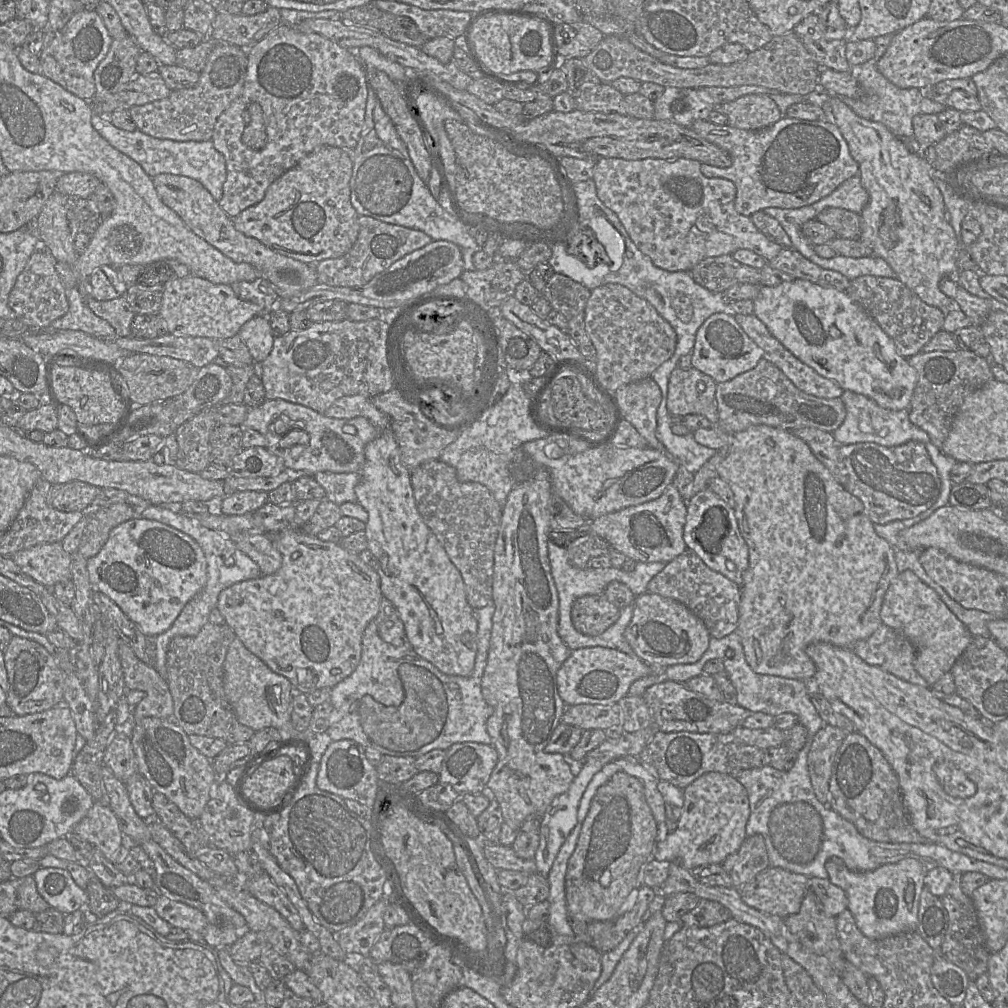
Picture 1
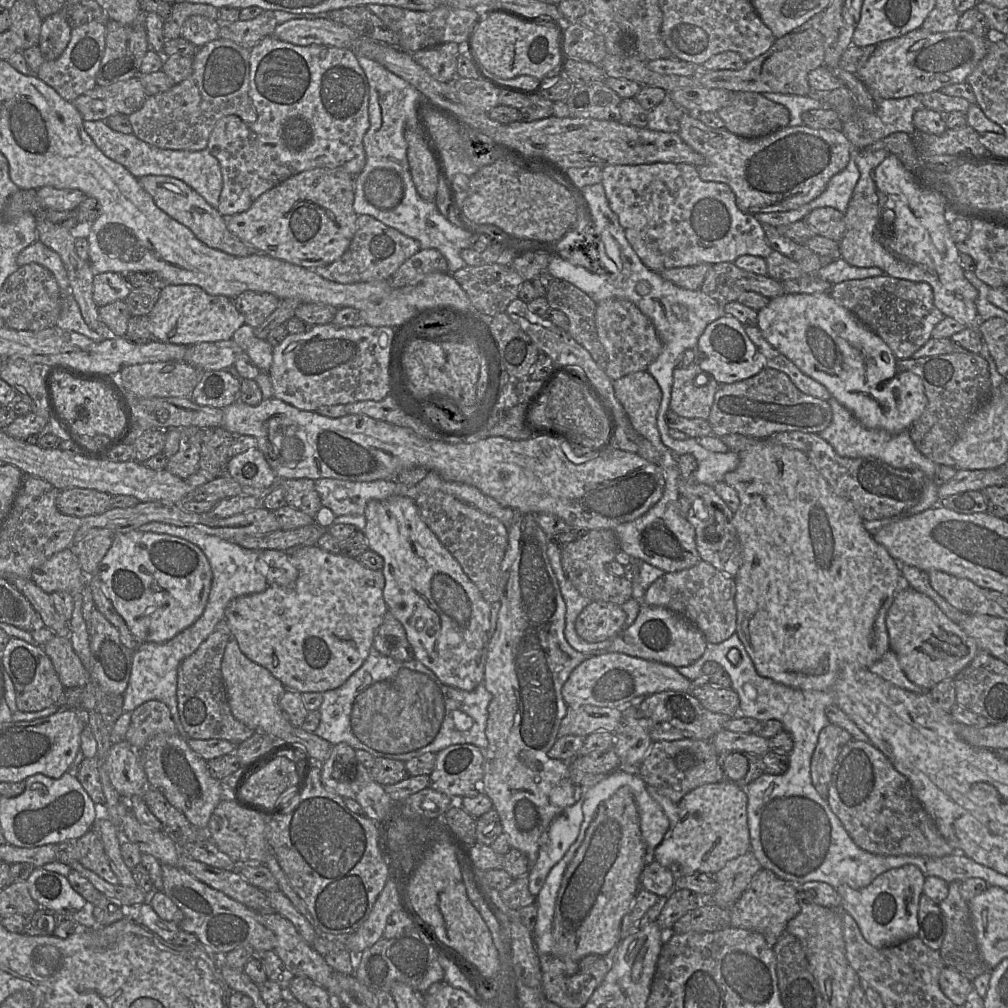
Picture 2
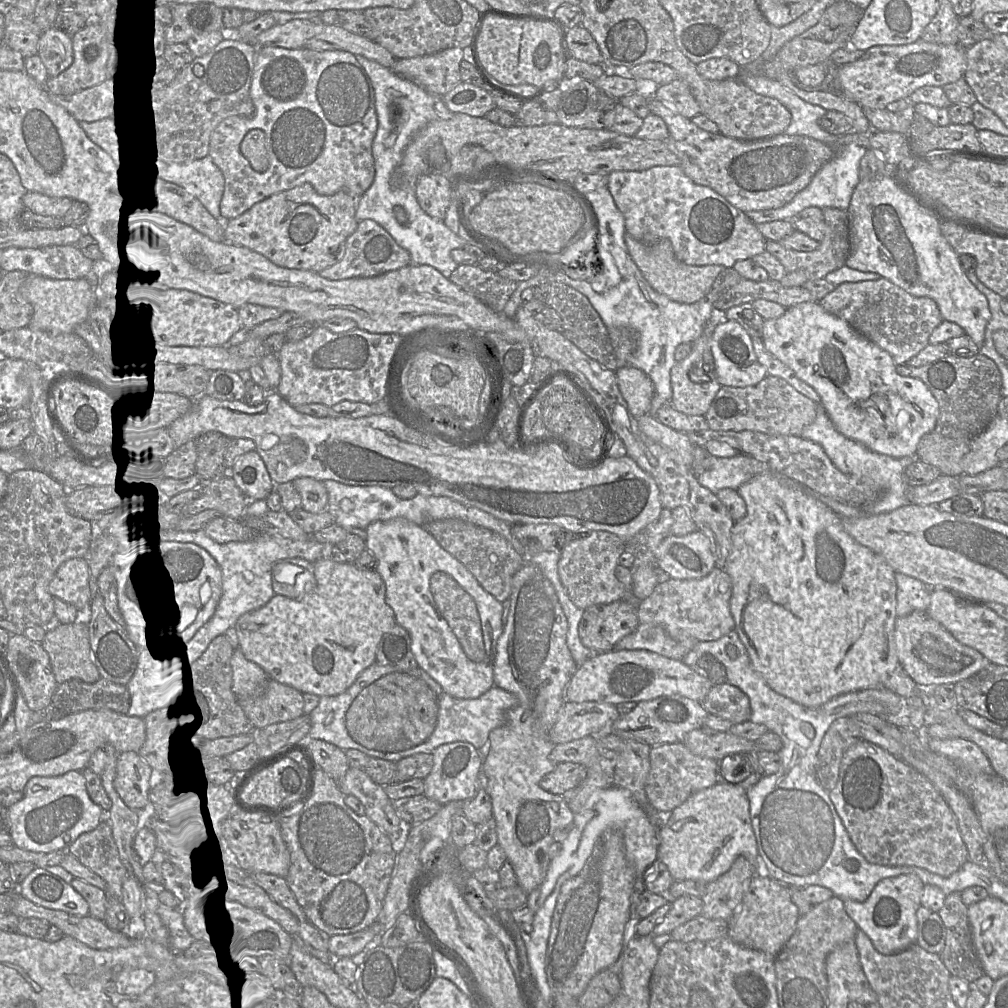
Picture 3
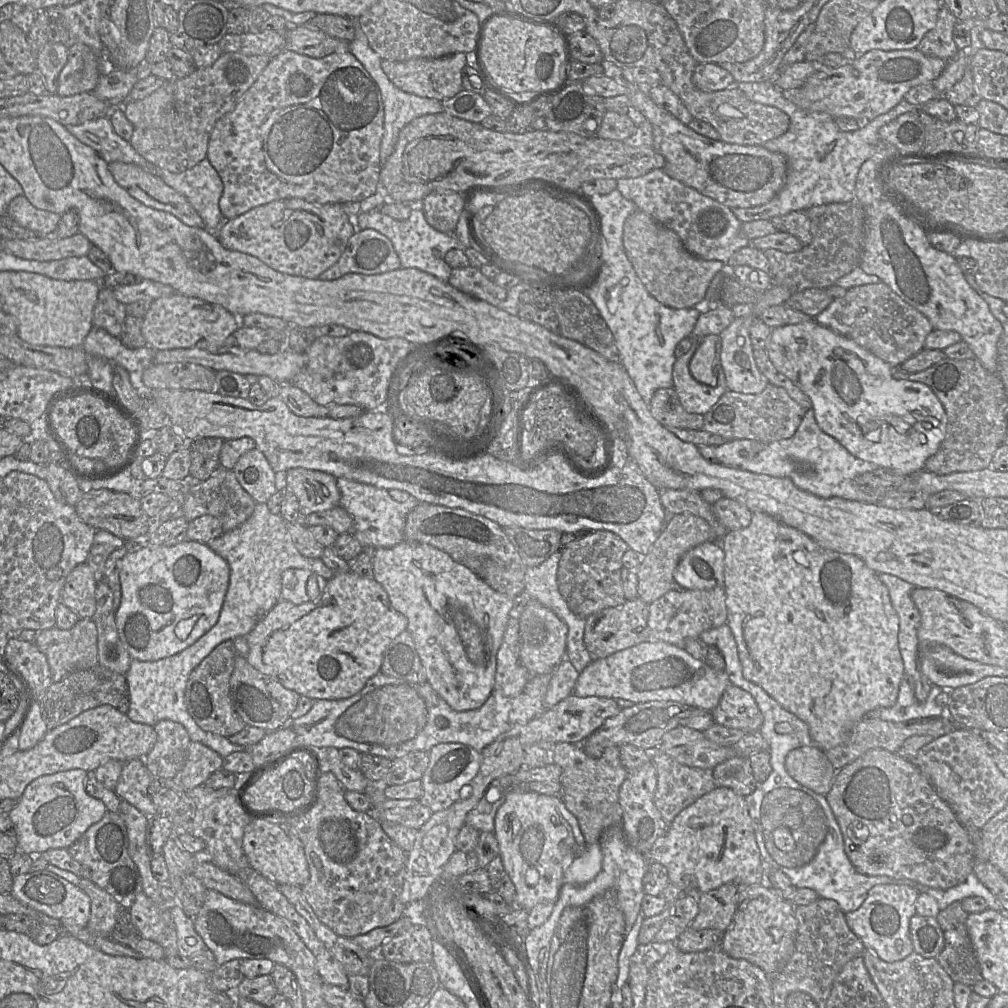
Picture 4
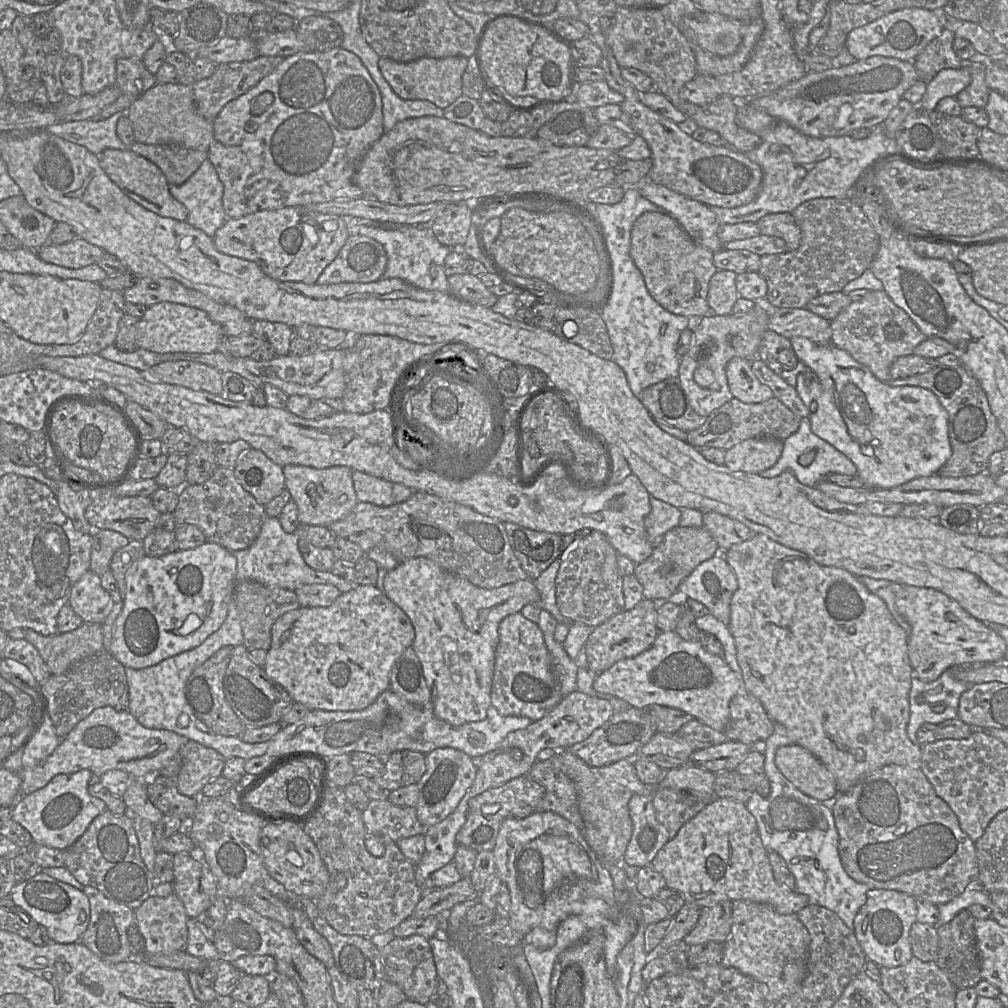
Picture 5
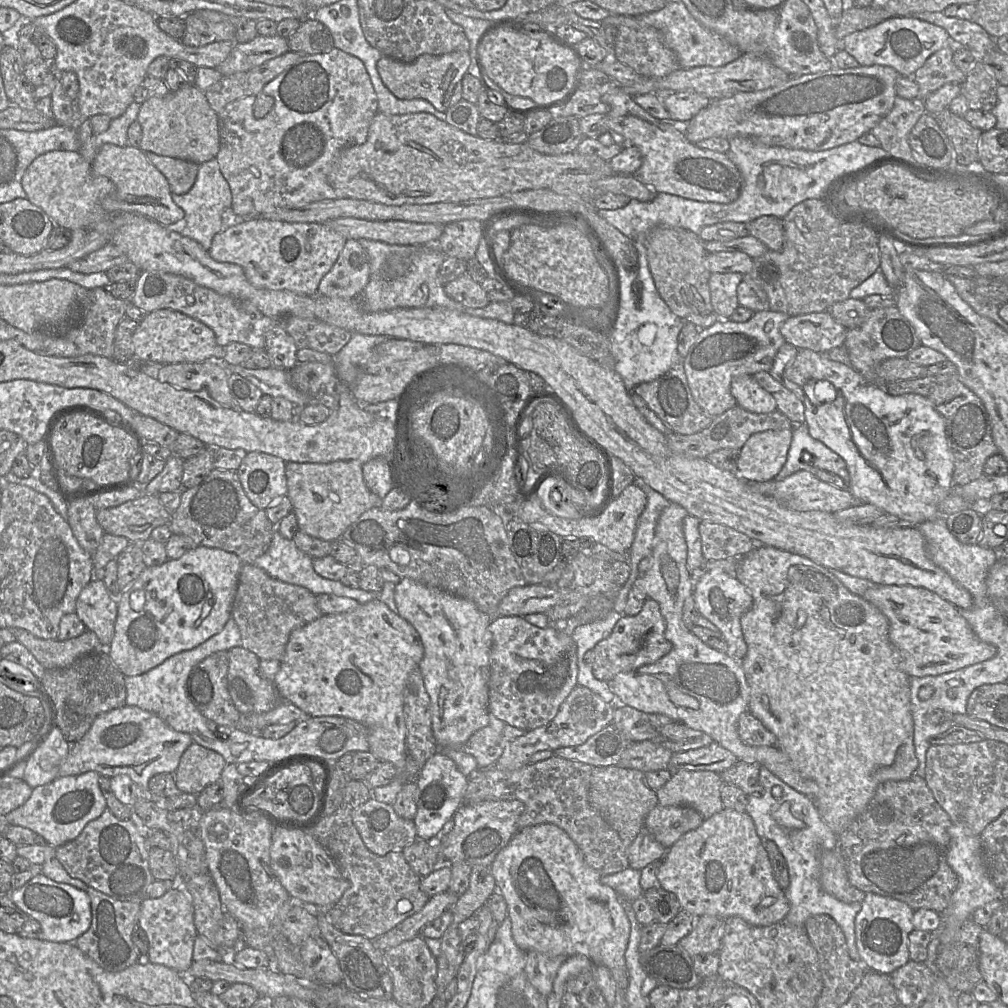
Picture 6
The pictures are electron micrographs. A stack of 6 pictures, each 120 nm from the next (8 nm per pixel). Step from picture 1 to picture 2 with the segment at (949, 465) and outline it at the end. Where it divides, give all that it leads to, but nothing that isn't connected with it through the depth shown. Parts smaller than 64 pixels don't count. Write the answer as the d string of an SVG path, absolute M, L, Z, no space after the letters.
M834 397L828 400L832 409L832 421L830 425L819 433L819 436L826 440L835 452L846 458L867 458L874 457L899 469L919 469L925 474L924 493L917 504L908 510L888 518L880 520L864 520L863 524L871 534L877 532L885 525L902 520L904 517L921 513L940 502L938 496L938 485L934 482L934 475L938 464L921 454L915 447L909 430L893 434L883 429L871 429L865 427L846 407L840 404Z

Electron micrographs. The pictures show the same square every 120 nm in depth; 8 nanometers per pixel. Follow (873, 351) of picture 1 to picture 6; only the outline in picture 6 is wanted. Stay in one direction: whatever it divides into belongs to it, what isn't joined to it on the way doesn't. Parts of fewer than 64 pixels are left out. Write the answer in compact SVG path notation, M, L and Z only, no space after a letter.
M805 348L799 349L795 358L788 363L784 377L796 383L803 391L808 381L817 381L813 391L820 402L812 403L805 393L802 400L809 434L844 459L850 475L848 489L858 503L873 504L886 514L913 524L921 524L938 516L939 504L954 487L954 463L944 419L930 400L914 393L892 396L880 384L867 381L851 365L833 361L826 353Z

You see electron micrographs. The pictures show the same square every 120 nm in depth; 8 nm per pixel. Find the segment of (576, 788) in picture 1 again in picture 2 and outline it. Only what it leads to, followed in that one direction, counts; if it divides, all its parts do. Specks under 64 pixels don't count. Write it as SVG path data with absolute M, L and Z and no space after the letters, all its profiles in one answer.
M599 774L589 780L584 780L581 788L581 799L567 807L556 816L539 839L539 854L536 863L528 872L529 891L537 897L546 878L553 868L565 855L578 837L583 822L582 805L587 790L604 778Z

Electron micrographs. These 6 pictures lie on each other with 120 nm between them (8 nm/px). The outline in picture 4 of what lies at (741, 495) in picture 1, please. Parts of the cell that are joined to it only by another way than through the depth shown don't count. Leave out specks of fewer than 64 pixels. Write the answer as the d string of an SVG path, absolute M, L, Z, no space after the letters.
M753 512L747 527L728 531L719 542L724 552L727 625L737 644L743 676L759 685L784 709L804 721L809 727L814 745L824 752L841 745L860 720L876 709L891 707L896 703L900 684L905 679L898 643L899 617L892 606L887 587L879 579L879 573L870 569L859 557L825 549L802 531L764 512Z

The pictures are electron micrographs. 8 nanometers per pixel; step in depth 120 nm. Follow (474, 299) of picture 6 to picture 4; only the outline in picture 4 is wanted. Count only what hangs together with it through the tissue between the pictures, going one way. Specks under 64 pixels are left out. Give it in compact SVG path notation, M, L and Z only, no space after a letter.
M469 266L452 269L448 283L457 290L498 307L508 290L483 275L480 269Z

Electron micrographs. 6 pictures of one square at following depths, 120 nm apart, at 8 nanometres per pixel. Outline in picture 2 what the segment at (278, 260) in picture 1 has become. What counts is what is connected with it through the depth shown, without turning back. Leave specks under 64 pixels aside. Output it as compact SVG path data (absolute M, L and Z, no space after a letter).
M162 175L142 176L138 180L143 189L163 212L189 228L197 239L208 247L236 257L246 257L255 252L251 246L230 232L227 228L227 219L185 182Z

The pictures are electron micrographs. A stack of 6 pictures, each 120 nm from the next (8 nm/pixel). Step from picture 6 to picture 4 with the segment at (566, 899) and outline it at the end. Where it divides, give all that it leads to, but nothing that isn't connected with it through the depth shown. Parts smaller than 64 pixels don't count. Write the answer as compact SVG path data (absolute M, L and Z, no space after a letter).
M511 791L498 808L494 834L505 872L516 889L515 904L526 911L544 902L555 902L565 880L563 858L567 853L580 856L586 841L576 817L566 808L560 796L536 792Z

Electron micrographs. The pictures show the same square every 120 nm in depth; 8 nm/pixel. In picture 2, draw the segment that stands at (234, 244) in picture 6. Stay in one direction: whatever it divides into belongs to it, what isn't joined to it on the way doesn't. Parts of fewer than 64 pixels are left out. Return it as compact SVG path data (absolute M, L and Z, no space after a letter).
M315 168L296 174L268 190L245 212L227 218L227 228L255 252L306 269L331 264L347 251L357 231L358 215L353 209L355 177L343 169Z

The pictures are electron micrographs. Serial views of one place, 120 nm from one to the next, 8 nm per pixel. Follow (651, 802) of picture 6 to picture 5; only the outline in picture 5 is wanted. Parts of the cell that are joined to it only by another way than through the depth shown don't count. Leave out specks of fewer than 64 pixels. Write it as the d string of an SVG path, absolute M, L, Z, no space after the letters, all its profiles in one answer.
M564 749L558 752L563 771L574 782L583 819L582 835L596 855L607 862L620 862L633 833L628 803L634 795L653 792L639 779L633 759L622 759L604 767L592 767Z

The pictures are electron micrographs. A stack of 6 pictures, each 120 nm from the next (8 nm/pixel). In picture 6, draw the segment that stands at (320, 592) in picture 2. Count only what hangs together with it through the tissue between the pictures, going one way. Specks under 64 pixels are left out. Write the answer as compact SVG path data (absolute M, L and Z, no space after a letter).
M375 599L365 604L360 604L356 609L349 612L325 614L319 619L294 630L287 642L285 654L280 661L280 669L273 678L273 684L275 685L281 700L289 701L311 717L342 716L359 722L366 729L369 751L380 761L391 762L397 769L403 769L406 764L407 757L407 729L403 714L403 692L409 674L413 670L419 668L419 664L423 656L424 647L415 628L398 613L390 610L389 607L380 599Z

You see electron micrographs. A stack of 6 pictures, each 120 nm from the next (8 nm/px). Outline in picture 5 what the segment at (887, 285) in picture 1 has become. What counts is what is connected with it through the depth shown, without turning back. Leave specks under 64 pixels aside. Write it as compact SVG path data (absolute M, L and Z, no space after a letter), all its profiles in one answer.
M884 290L871 291L862 299L853 301L830 321L830 327L831 344L849 353L885 383L891 380L892 363L899 357L913 354L914 349L928 338Z

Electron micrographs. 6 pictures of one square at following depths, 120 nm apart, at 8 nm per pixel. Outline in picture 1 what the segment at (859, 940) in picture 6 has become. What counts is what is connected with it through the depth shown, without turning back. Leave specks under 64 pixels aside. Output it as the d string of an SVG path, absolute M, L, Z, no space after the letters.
M832 856L825 862L832 884L844 890L847 908L852 913L859 930L870 939L882 939L908 931L917 931L921 891L927 870L915 858L904 858L885 864L872 871L852 871L844 861Z

